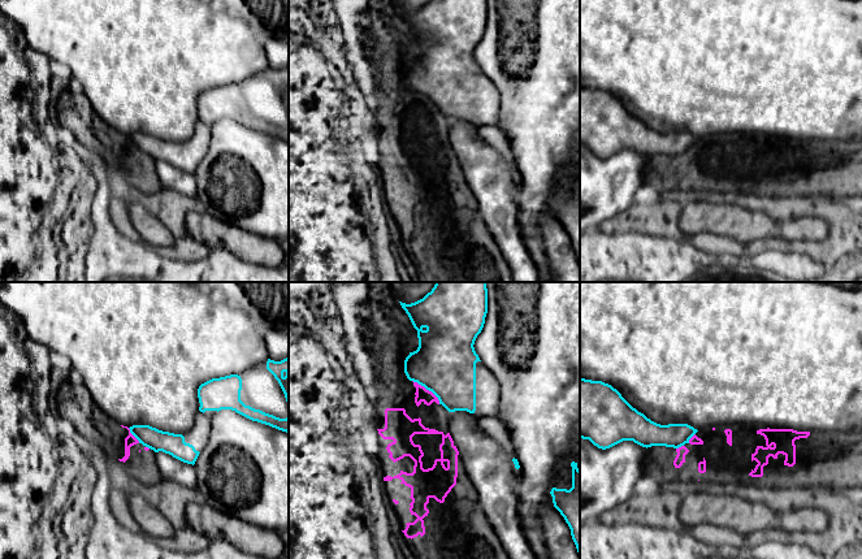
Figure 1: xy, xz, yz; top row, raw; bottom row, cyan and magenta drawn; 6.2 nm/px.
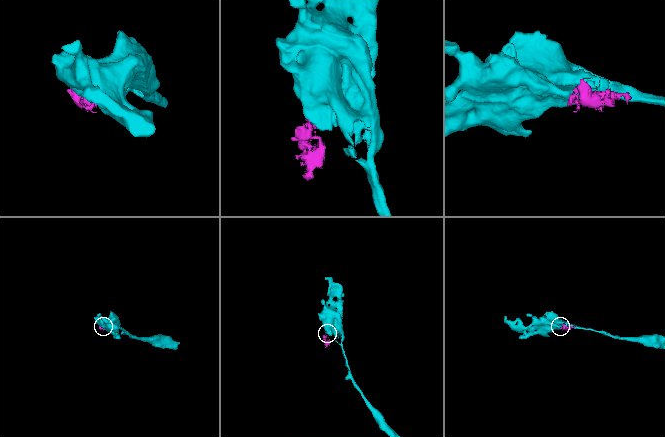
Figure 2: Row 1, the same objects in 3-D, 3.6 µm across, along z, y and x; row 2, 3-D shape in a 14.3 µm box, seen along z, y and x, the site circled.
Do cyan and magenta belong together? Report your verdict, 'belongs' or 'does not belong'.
does not belong

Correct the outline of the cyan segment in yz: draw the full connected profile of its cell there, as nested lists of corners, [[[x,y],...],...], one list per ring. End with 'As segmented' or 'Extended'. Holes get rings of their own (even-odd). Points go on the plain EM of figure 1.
[[[580,86],[580,147],[589,148],[606,159],[623,150],[633,150],[642,156],[666,155],[679,157],[698,139],[688,133],[660,134],[633,117],[611,94]]]. As segmented

